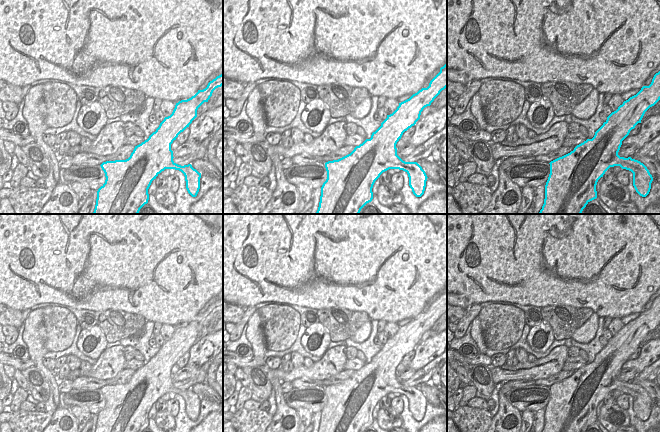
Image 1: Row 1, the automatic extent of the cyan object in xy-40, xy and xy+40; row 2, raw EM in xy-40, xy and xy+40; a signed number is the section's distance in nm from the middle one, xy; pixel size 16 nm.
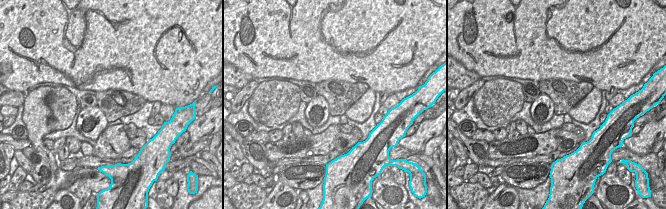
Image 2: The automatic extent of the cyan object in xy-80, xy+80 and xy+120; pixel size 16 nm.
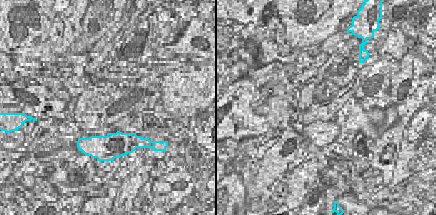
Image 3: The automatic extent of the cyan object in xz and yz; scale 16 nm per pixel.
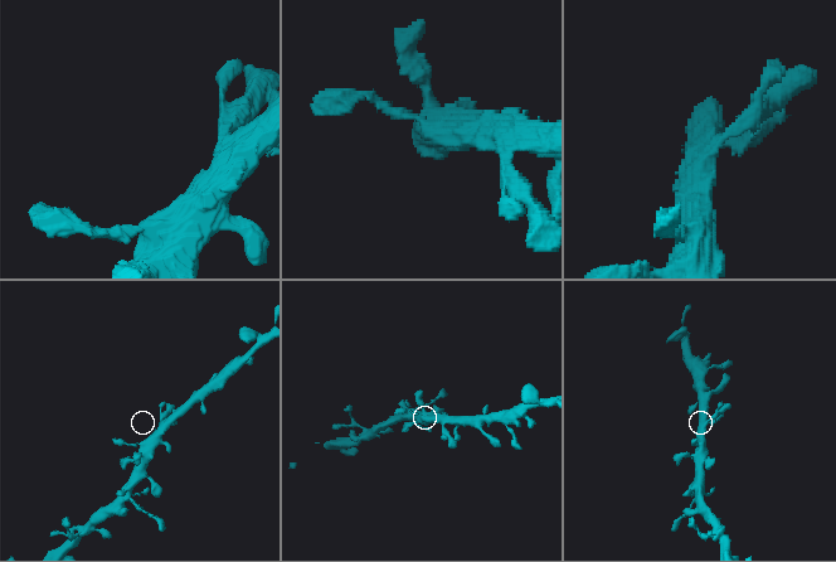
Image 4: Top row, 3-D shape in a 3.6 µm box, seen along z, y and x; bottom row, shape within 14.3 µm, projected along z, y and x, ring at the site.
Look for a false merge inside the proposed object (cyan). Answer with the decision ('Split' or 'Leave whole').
Leave whole.

